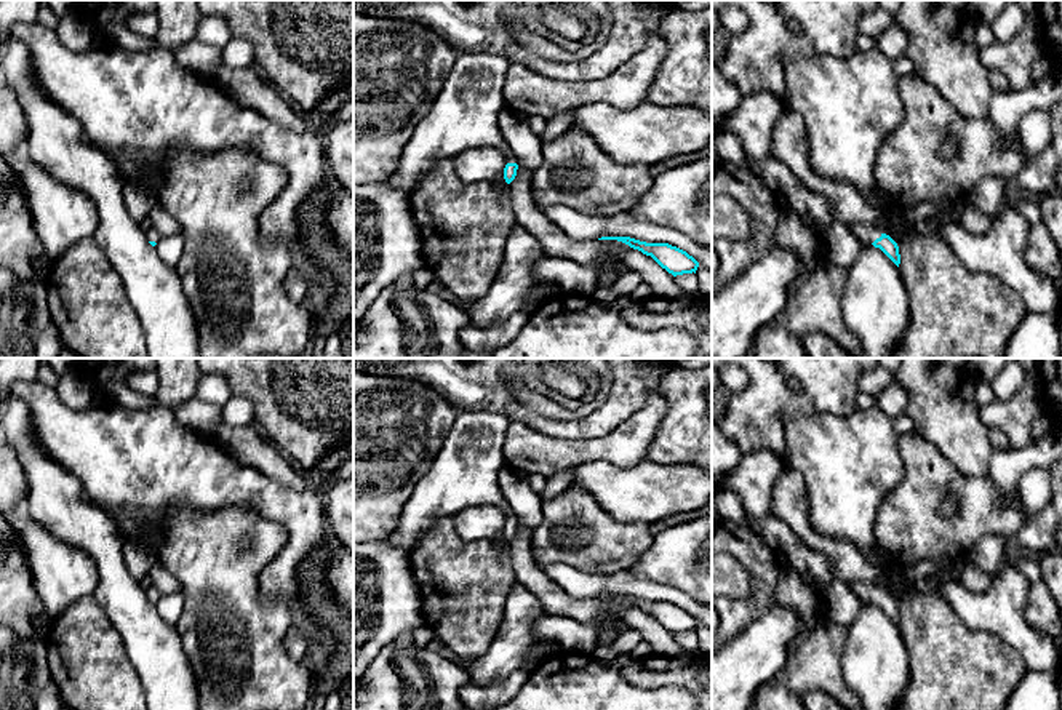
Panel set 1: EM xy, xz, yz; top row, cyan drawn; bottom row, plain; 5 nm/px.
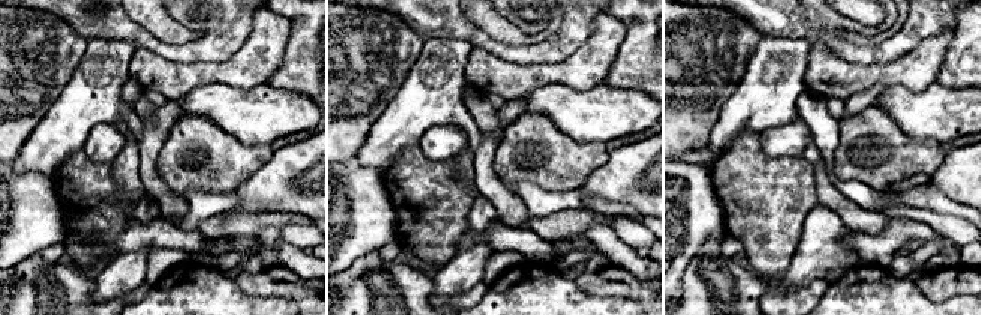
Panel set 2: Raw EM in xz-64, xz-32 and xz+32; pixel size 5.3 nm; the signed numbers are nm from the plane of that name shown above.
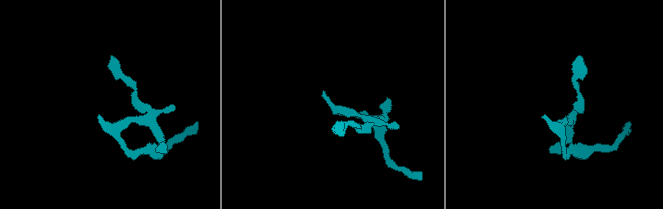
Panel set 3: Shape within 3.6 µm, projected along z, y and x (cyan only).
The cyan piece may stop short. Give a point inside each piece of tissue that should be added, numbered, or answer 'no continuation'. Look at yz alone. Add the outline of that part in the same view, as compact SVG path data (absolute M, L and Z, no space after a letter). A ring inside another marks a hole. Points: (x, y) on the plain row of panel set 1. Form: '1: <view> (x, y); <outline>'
1: yz (866, 592); M849 585L849 588L867 603L881 595L881 588L876 585Z

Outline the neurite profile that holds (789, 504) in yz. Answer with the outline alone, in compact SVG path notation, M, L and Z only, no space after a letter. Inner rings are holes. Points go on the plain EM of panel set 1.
M789 465L782 469L774 485L771 515L784 521L801 540L822 553L838 582L848 585L876 585L896 601L918 598L924 593L907 585L891 588L884 579L884 571L872 566L852 544L816 532L809 525L804 478Z

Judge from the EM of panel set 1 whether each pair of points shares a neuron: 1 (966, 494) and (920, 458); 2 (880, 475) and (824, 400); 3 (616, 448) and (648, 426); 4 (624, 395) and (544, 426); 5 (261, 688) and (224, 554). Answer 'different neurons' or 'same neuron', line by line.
1: same neuron
2: different neurons
3: same neuron
4: same neuron
5: same neuron

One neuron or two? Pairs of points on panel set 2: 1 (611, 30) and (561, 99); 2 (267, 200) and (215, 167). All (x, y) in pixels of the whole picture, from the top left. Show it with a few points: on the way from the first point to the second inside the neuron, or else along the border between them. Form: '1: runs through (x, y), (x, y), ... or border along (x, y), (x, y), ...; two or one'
1: border along (602, 81), (587, 89), (564, 84), (534, 87); two
2: border along (269, 161), (236, 192); two

